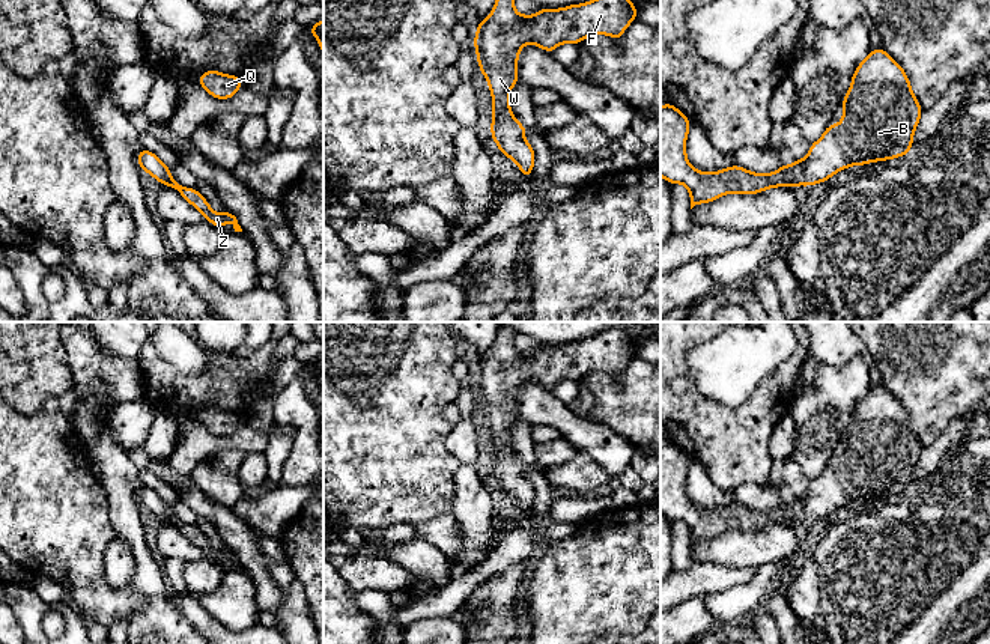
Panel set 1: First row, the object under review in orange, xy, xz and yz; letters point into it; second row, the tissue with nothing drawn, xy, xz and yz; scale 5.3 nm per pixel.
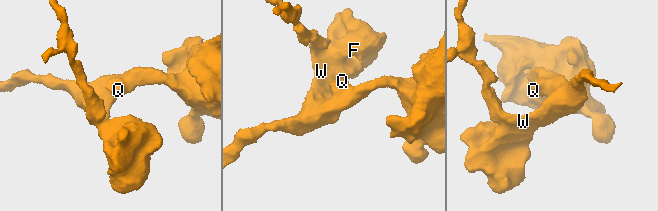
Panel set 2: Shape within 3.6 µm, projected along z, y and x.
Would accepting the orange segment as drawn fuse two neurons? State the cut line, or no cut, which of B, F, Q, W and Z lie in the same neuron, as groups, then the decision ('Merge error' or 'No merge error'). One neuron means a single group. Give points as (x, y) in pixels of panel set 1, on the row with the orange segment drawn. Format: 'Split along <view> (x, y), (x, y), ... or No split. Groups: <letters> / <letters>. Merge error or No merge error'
No split. Groups: B F Q W Z. No merge error

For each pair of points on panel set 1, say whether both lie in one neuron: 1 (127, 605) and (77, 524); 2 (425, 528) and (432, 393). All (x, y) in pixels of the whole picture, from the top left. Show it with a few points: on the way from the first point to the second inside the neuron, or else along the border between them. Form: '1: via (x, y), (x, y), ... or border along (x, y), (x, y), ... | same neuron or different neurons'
1: via (104, 592), (77, 565), (77, 546) | same neuron
2: border along (449, 512), (413, 525) | different neurons

